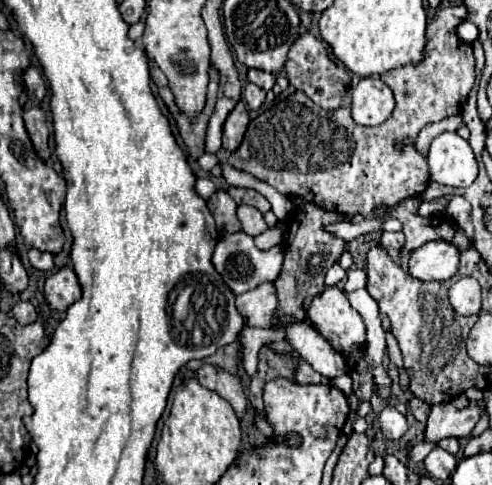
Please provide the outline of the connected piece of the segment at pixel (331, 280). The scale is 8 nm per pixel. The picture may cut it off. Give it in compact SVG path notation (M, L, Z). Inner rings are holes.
M329 269L327 275L325 275L325 285L331 287L331 285L341 285L343 279L347 277L347 273L343 269Z

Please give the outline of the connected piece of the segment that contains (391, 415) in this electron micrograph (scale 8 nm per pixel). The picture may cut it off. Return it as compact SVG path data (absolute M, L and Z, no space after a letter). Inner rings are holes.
M387 405L379 415L381 431L387 439L401 439L407 433L407 419L393 405Z

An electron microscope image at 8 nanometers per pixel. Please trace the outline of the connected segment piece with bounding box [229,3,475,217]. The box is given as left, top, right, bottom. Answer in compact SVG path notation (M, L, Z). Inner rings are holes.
M463 3L441 5L427 25L429 43L427 43L425 61L415 67L399 67L385 73L385 83L393 89L397 101L393 115L385 123L377 127L357 125L351 117L349 107L325 111L317 107L303 91L295 91L287 99L277 101L271 109L251 119L241 149L231 153L229 165L249 171L251 175L269 183L271 187L275 187L279 193L287 197L301 197L327 211L337 211L343 215L371 217L375 215L375 209L381 207L383 203L387 207L393 207L407 197L421 195L429 183L429 167L427 167L427 159L423 159L423 155L415 149L415 137L425 125L441 121L451 115L459 115L475 83L475 57L471 45L457 37L457 25L465 17L467 17L467 9Z

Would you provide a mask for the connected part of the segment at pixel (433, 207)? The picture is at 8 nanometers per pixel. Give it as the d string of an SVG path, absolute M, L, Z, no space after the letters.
M423 201L419 205L419 215L423 217L433 217L433 215L443 215L445 213L445 205L441 205L439 201Z

